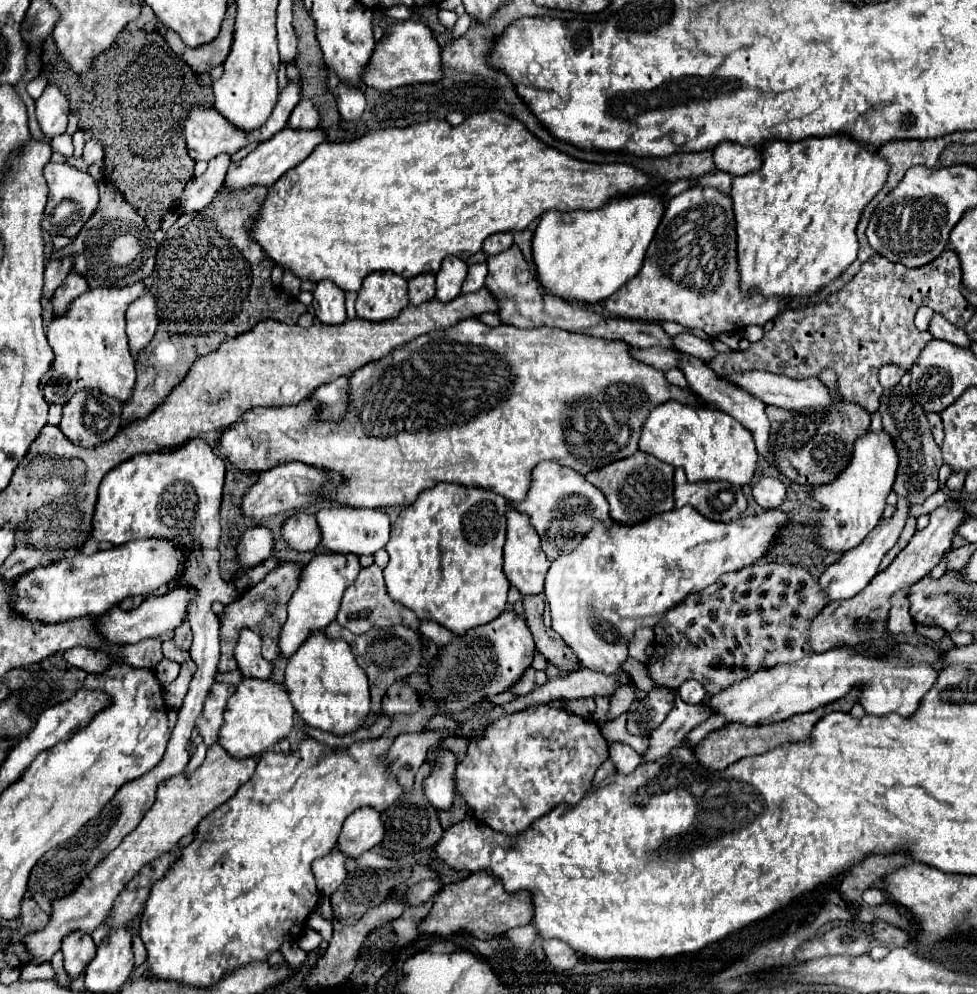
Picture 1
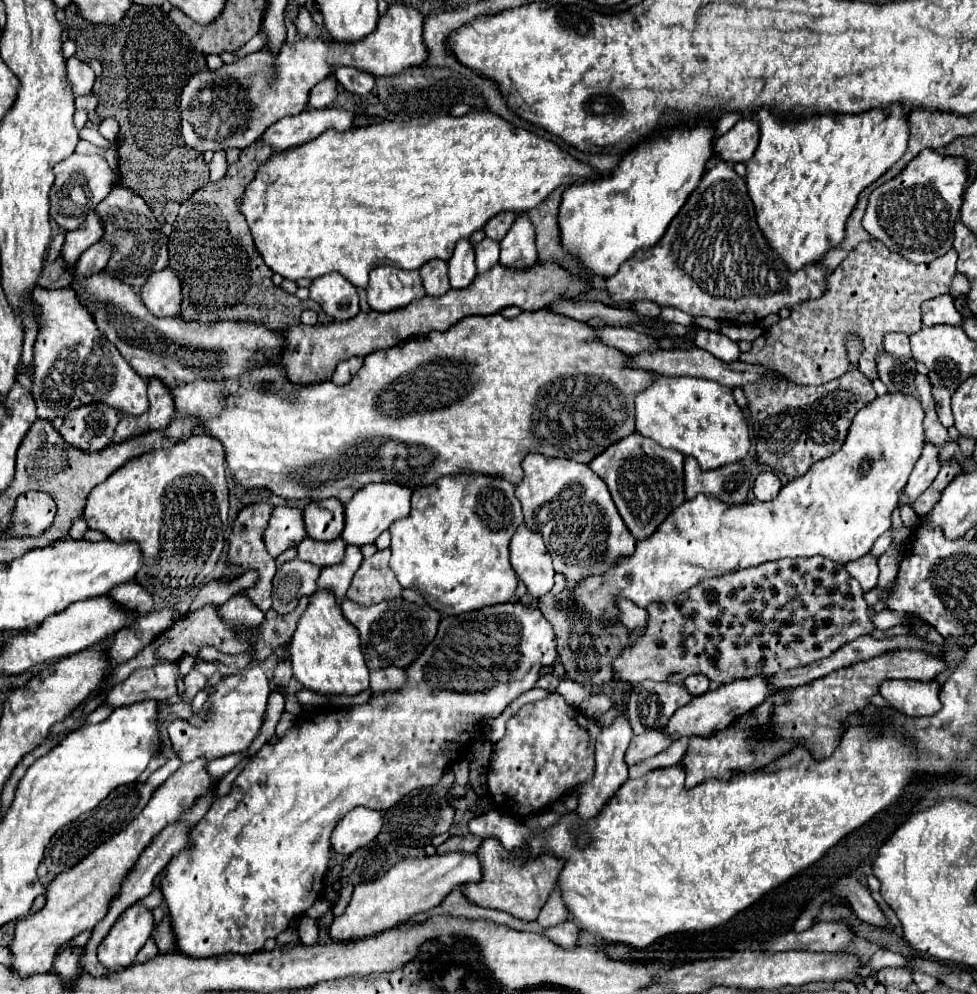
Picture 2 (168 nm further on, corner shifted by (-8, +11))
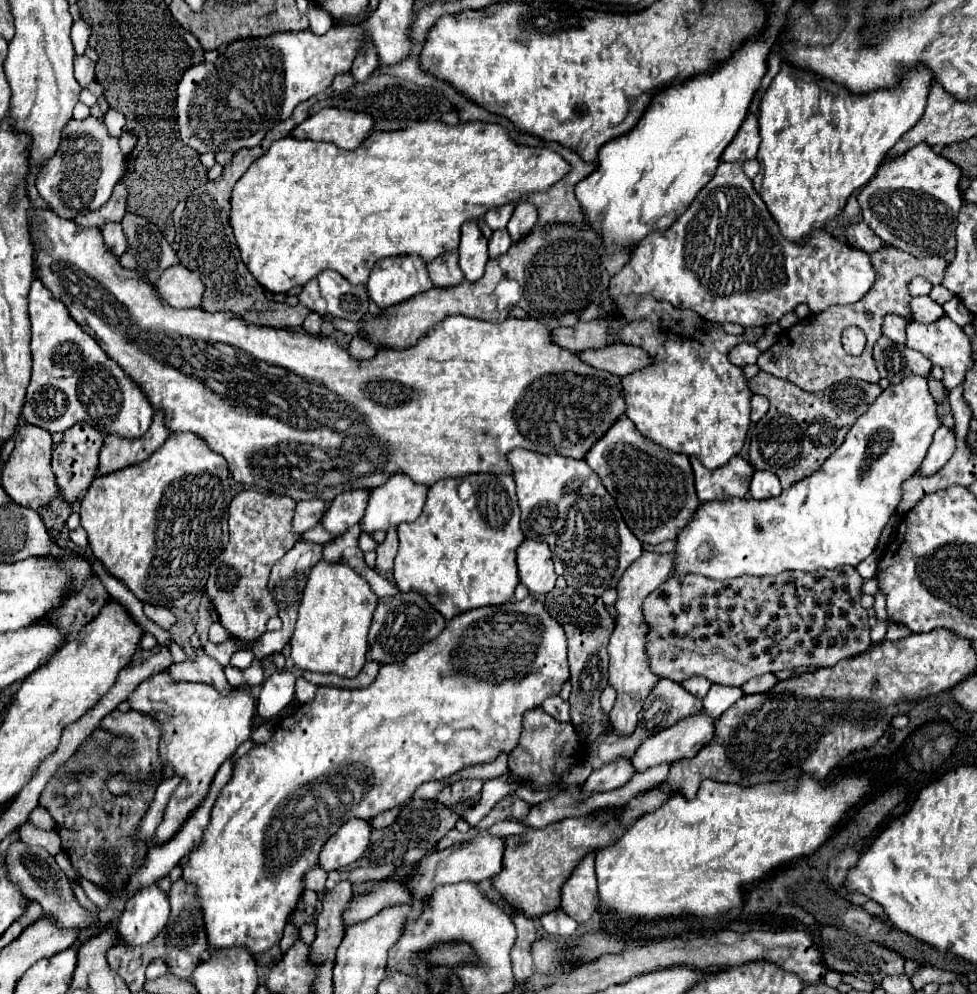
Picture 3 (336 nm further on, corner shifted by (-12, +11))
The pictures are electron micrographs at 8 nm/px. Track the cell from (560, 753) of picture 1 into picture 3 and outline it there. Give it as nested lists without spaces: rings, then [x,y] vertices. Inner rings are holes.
[[[534,708],[528,710],[524,714],[524,728],[520,734],[520,742],[518,746],[510,752],[510,760],[508,766],[510,770],[526,784],[532,788],[542,788],[542,786],[550,786],[556,784],[556,780],[570,770],[570,766],[574,764],[574,756],[580,756],[580,744],[576,738],[576,730],[572,724],[562,724],[556,722],[554,718],[550,718],[542,708]]]

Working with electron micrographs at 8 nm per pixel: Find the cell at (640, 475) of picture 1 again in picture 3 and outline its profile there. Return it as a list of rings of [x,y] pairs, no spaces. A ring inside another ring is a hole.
[[[624,416],[612,430],[588,450],[584,462],[600,476],[604,488],[616,500],[618,510],[632,534],[644,544],[674,540],[702,506],[694,488],[694,474],[686,454],[670,452],[642,436]]]

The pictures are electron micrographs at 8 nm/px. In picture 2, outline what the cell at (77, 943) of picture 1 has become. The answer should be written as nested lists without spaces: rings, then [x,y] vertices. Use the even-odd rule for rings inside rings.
[[[68,948],[64,952],[60,952],[54,960],[54,972],[58,972],[64,978],[72,978],[82,970],[82,956],[84,956],[84,948]]]

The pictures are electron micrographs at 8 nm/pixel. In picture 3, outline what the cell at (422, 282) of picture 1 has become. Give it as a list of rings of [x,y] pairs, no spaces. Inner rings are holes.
[[[450,250],[444,252],[440,258],[434,258],[428,262],[428,272],[436,288],[446,288],[446,286],[456,286],[464,280],[464,274],[458,266],[458,252]]]

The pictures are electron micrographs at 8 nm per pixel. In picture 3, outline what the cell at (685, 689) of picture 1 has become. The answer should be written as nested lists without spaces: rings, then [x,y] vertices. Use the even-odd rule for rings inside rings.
[[[692,676],[692,678],[684,680],[682,686],[684,686],[684,690],[688,690],[690,694],[694,694],[696,698],[704,698],[712,684],[710,684],[706,678],[702,678],[702,676]]]

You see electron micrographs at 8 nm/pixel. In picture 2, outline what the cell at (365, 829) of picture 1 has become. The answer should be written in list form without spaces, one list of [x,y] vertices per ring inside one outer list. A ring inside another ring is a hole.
[[[358,806],[348,812],[332,832],[332,848],[334,852],[350,856],[358,848],[370,844],[382,830],[382,814],[378,810],[368,810]]]

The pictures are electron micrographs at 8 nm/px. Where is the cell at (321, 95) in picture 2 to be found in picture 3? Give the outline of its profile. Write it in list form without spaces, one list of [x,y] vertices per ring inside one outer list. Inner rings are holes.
[[[338,74],[338,76],[334,78],[334,82],[332,82],[332,90],[334,90],[334,94],[342,94],[342,92],[346,92],[352,84],[354,84],[352,74]]]

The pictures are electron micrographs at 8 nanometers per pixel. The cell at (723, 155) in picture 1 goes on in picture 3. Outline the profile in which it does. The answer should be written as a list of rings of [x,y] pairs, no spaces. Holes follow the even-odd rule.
[[[748,114],[744,124],[740,126],[738,134],[730,142],[730,146],[726,146],[722,160],[724,162],[744,162],[744,160],[756,158],[758,146],[760,146],[758,118],[756,118],[756,114]]]

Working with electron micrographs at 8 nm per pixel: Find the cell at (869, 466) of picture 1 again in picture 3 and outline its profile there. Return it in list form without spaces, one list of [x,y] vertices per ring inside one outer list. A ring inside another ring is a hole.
[[[908,376],[898,384],[890,384],[878,398],[876,402],[870,406],[868,412],[864,412],[856,424],[850,428],[844,444],[824,462],[824,466],[820,470],[816,470],[810,478],[804,478],[802,482],[790,486],[788,490],[784,490],[780,496],[776,498],[768,498],[768,500],[740,500],[740,498],[732,498],[728,502],[704,502],[700,506],[700,510],[696,512],[694,520],[678,534],[678,546],[676,546],[676,564],[674,564],[674,574],[702,574],[706,578],[712,580],[728,580],[728,578],[738,578],[738,576],[766,576],[766,574],[780,574],[786,570],[802,570],[802,572],[816,572],[820,568],[838,568],[838,566],[858,566],[864,558],[868,558],[874,552],[874,546],[882,534],[882,528],[888,524],[890,516],[896,512],[896,506],[900,502],[902,496],[902,482],[910,476],[914,476],[932,444],[932,434],[936,432],[936,428],[940,426],[938,420],[938,404],[934,402],[934,398],[928,392],[928,384],[926,378],[922,376]]]

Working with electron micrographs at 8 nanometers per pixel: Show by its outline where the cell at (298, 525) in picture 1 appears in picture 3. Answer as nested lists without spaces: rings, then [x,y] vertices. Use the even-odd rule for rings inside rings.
[[[356,488],[352,492],[340,494],[336,500],[332,500],[330,508],[324,512],[322,526],[334,534],[342,536],[350,526],[358,524],[364,516],[364,506],[368,504],[368,488]]]

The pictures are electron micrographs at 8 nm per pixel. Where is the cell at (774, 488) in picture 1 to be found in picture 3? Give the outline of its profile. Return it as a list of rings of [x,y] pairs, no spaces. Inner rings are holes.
[[[754,472],[754,478],[750,482],[750,496],[754,500],[766,500],[774,498],[782,492],[780,480],[772,472]]]

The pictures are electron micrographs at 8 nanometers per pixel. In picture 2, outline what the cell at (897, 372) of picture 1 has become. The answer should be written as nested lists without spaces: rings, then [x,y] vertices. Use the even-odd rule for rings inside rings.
[[[888,334],[884,338],[884,348],[888,354],[892,354],[896,358],[912,358],[910,340],[906,334]]]

